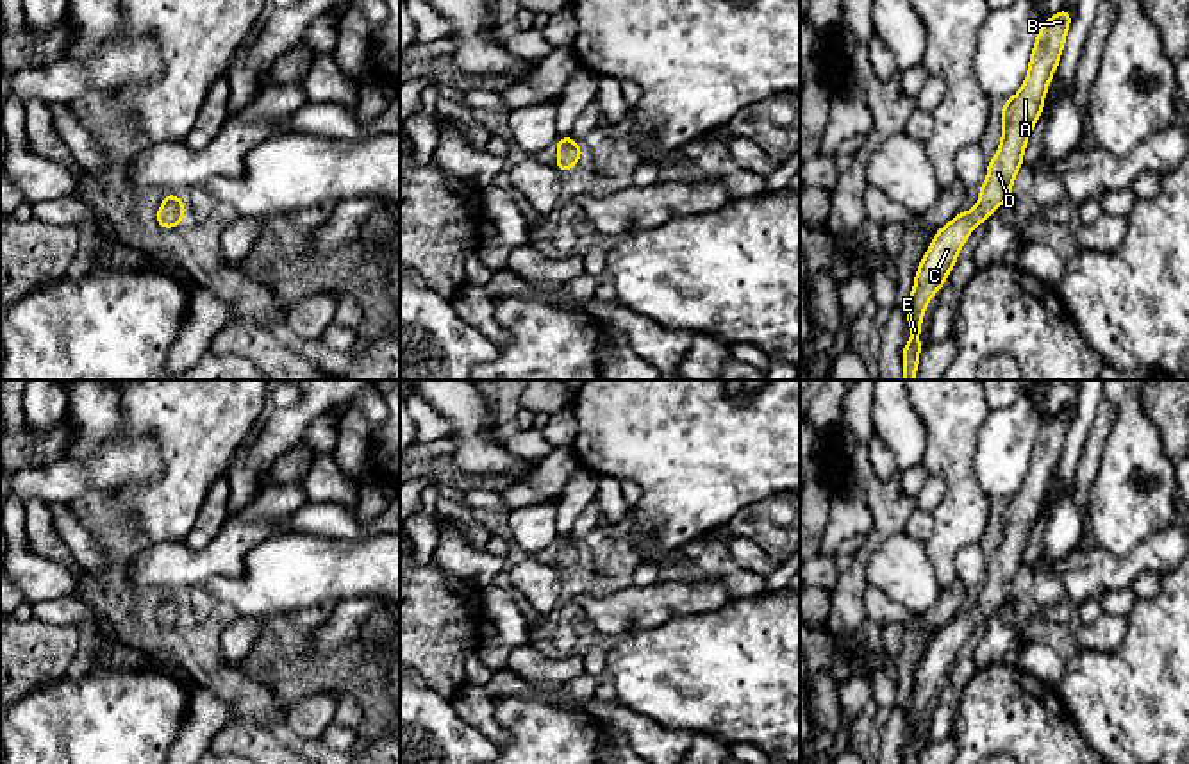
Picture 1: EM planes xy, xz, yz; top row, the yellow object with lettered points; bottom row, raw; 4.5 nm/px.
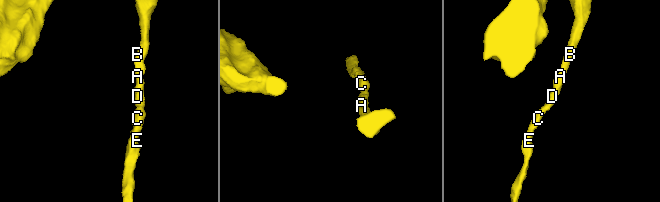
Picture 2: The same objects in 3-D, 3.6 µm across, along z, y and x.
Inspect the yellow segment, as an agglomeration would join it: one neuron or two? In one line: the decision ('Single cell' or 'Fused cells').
Single cell

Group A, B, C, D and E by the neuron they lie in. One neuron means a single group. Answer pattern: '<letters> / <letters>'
A B C D E

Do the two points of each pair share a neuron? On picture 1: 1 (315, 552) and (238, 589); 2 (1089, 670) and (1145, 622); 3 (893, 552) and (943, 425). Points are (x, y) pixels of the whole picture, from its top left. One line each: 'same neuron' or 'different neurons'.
1: same neuron
2: same neuron
3: different neurons

